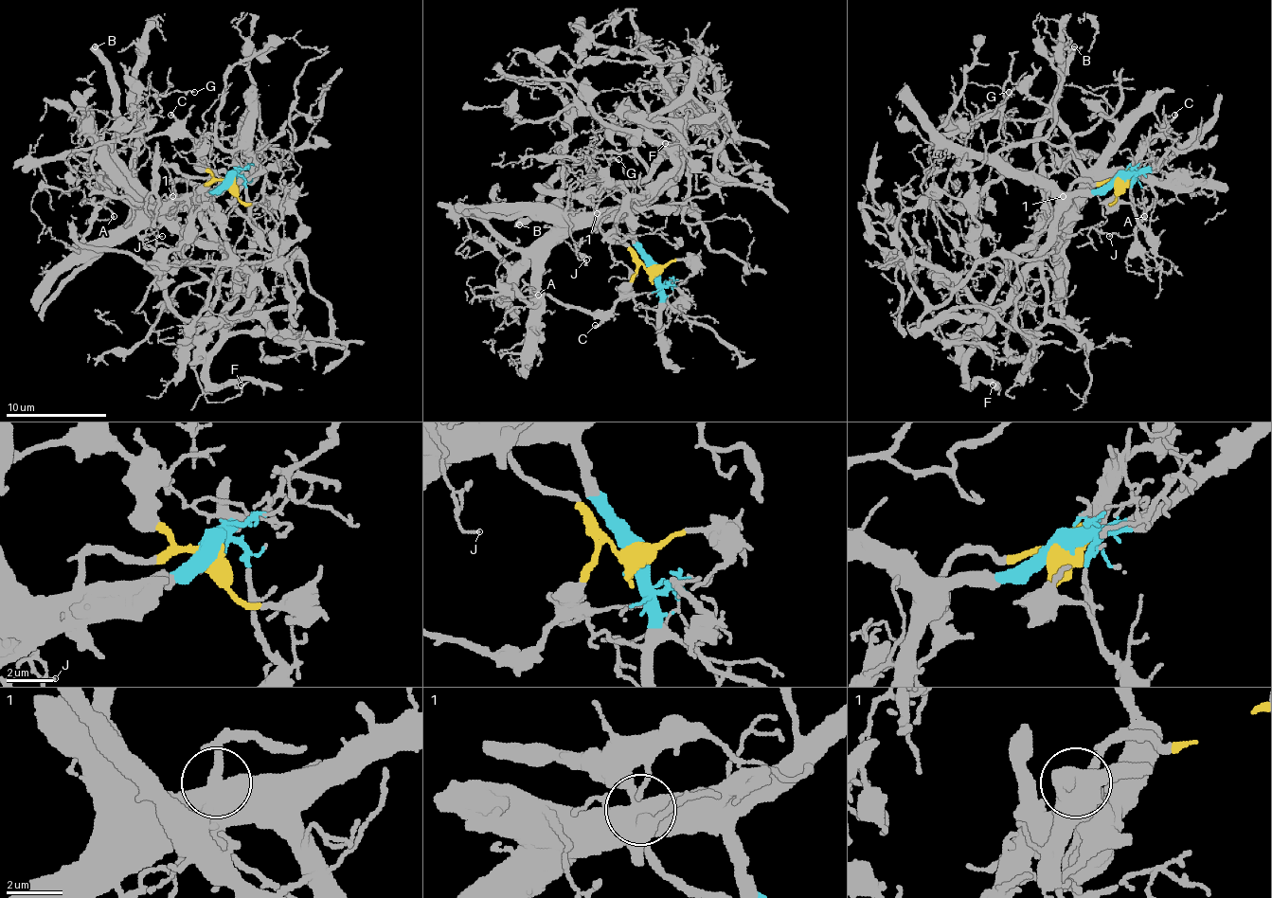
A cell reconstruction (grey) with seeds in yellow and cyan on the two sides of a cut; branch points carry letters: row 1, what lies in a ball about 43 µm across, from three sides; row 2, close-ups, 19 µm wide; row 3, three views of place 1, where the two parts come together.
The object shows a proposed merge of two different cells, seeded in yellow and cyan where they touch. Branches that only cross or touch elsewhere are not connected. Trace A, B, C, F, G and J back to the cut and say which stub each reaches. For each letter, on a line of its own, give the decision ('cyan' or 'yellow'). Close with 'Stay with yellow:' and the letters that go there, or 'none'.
A: cyan
B: yellow
C: yellow
F: cyan
G: cyan
J: cyan
Stay with yellow: B, C

